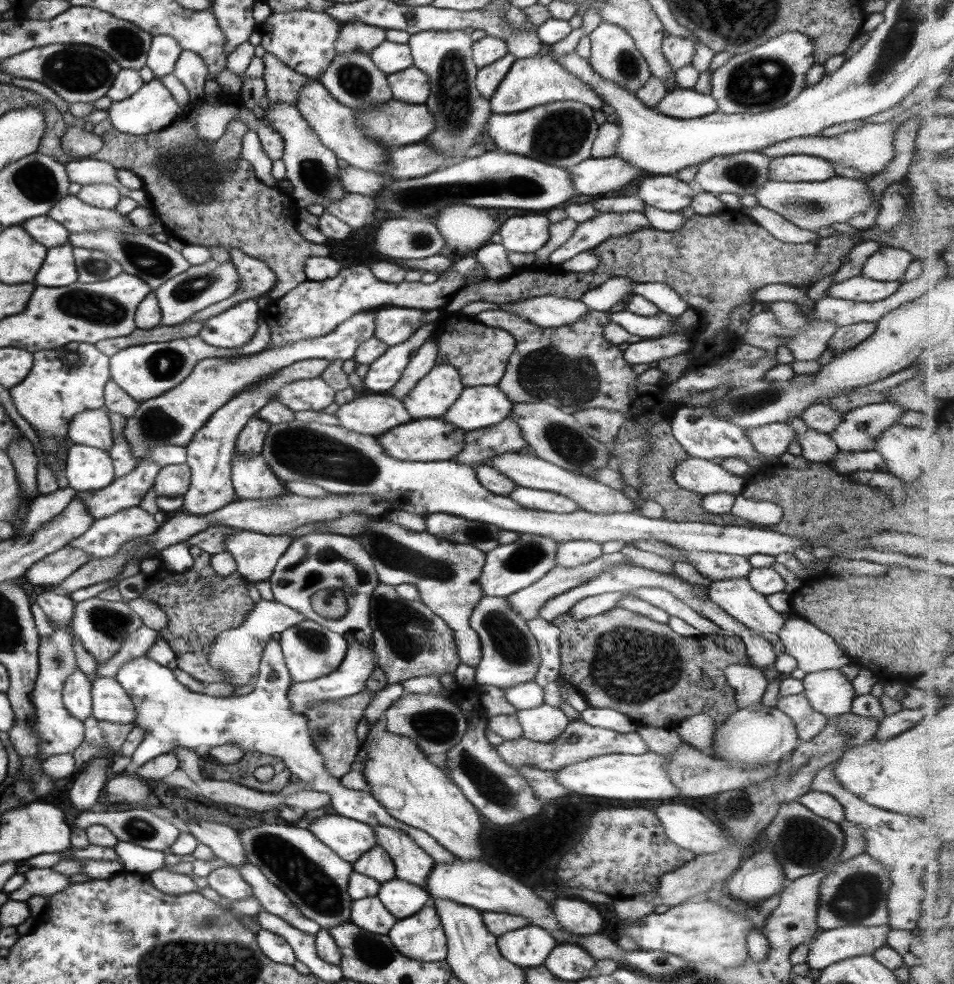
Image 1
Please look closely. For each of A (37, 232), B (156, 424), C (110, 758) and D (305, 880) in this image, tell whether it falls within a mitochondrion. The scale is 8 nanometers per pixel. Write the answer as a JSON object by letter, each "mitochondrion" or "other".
{"A":"other","B":"mitochondrion","C":"other","D":"mitochondrion"}

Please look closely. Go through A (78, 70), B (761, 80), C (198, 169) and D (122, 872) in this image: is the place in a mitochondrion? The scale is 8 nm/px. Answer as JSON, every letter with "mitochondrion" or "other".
{"A":"mitochondrion","B":"mitochondrion","C":"mitochondrion","D":"other"}

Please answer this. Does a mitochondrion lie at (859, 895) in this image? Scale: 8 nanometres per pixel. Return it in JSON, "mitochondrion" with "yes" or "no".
{"mitochondrion":"yes"}

